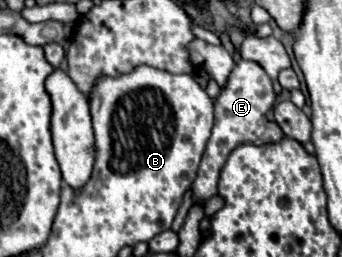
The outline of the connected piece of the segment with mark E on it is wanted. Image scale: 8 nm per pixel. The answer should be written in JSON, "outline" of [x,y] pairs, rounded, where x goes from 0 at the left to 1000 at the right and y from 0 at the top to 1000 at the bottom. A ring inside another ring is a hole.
{"outline":[[[696,233],[667,296],[661,335],[626,381],[632,467],[626,467],[620,529],[591,599],[579,685],[561,708],[561,794],[596,802],[596,786],[608,770],[637,755],[637,693],[643,693],[649,646],[661,638],[661,623],[684,576],[696,576],[702,560],[778,568],[778,560],[819,553],[830,537],[830,514],[819,506],[819,490],[807,475],[784,467],[784,451],[778,451],[784,428],[801,412],[801,389],[807,389],[807,374],[795,350],[795,311],[760,265],[760,249],[749,249],[737,233]]]}

